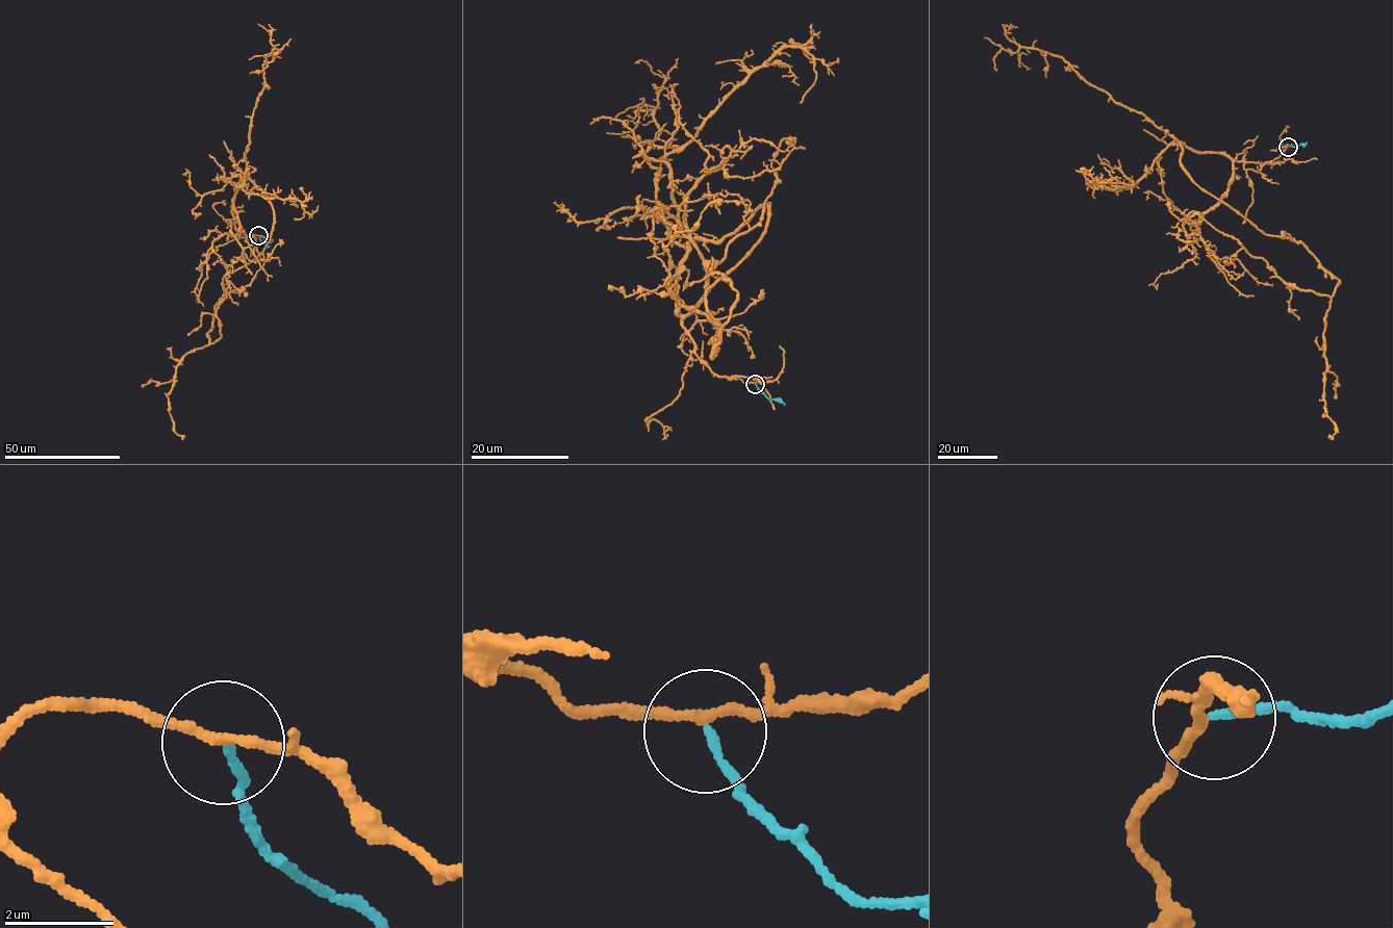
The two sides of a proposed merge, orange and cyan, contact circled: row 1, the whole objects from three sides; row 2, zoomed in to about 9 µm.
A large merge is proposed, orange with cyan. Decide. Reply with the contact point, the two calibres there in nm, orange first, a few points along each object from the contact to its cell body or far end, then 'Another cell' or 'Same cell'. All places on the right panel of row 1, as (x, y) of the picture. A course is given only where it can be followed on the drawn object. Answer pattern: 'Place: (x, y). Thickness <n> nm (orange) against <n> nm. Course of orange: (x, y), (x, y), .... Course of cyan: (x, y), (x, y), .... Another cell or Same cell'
Place: (1288, 147). Thickness 170 nm (orange) against 140 nm. Course of orange: (1287, 146), (1261, 163), (1173, 143), (1207, 191), (1303, 242), (1338, 281), (1331, 295), (1167, 203). Course of cyan: (1288, 146), (1307, 143). Same cell

